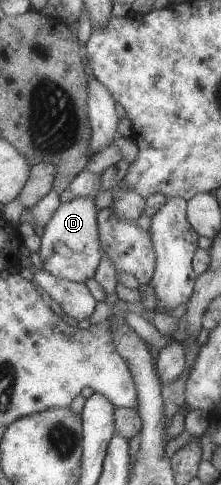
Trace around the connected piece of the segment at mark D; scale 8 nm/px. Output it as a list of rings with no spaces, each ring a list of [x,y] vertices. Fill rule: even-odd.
[[[77,196],[72,200],[60,202],[53,211],[49,221],[44,225],[40,237],[38,255],[41,259],[42,268],[53,277],[72,282],[84,282],[94,277],[99,261],[103,253],[100,251],[100,239],[96,222],[98,207],[95,205],[93,196]],[[55,242],[63,243],[69,249],[69,255],[59,255],[53,251]]]

